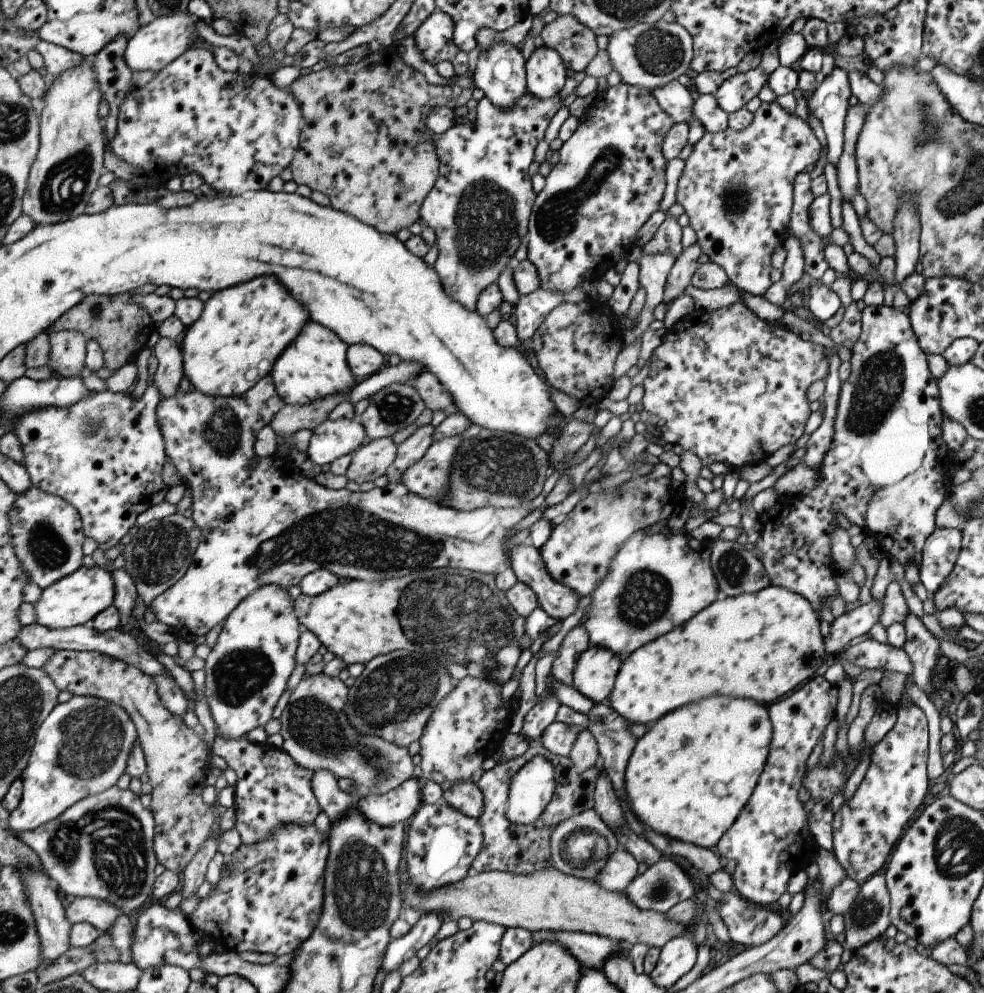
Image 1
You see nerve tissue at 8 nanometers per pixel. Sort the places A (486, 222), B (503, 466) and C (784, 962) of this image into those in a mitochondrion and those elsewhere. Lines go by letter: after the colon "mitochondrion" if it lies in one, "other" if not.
A: mitochondrion
B: mitochondrion
C: other

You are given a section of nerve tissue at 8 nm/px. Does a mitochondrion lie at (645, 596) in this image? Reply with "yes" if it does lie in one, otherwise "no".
yes

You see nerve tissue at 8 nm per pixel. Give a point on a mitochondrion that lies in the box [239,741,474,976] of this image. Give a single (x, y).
(360, 888)

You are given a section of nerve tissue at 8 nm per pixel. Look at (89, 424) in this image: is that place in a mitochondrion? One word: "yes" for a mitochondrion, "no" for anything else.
yes

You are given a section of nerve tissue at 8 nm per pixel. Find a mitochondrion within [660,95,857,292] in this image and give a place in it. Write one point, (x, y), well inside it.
(735, 198)

